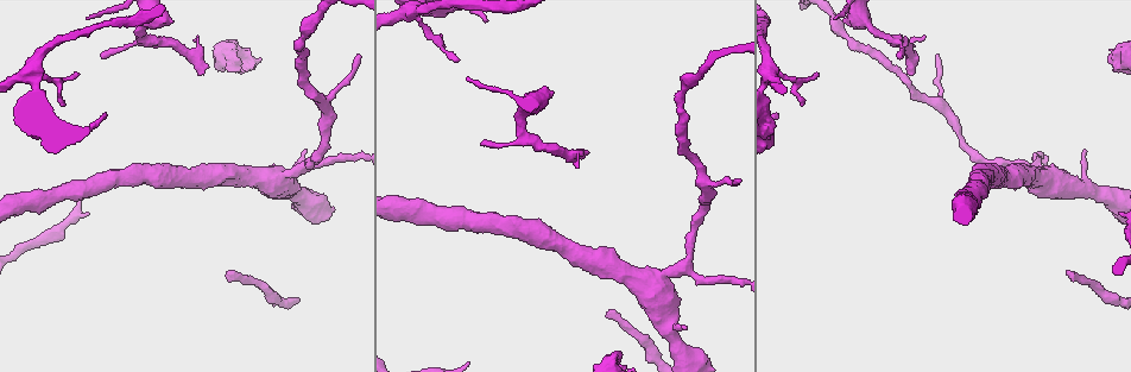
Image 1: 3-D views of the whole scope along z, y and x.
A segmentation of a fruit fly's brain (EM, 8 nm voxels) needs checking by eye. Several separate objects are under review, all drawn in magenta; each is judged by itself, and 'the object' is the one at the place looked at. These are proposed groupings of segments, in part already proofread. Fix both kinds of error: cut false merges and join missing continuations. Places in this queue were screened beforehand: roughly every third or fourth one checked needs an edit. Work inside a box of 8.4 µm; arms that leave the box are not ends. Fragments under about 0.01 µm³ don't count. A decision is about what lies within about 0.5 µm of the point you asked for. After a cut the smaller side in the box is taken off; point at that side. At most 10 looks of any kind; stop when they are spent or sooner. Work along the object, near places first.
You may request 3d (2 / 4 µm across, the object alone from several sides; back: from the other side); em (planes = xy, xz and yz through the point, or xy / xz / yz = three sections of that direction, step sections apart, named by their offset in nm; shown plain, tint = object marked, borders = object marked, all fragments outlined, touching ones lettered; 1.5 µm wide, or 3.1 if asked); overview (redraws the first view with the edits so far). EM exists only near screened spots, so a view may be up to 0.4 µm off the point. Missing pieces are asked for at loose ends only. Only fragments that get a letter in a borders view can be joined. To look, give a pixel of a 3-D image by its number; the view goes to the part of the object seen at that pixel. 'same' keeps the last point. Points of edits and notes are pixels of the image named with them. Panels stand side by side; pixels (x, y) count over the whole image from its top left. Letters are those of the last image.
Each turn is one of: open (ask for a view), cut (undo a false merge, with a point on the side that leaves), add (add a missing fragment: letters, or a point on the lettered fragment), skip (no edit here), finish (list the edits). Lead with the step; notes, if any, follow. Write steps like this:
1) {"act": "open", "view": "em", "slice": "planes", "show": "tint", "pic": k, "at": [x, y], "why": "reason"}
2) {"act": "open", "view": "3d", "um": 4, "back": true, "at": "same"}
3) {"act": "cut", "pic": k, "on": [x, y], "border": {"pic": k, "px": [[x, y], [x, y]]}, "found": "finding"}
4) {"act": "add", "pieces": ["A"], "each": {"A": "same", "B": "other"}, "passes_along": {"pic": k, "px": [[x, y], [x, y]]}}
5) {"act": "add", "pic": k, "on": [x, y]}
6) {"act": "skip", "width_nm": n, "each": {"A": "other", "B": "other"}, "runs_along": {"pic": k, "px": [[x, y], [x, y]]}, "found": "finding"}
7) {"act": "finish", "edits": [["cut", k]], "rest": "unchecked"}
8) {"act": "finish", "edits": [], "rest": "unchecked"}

{"act": "open", "view": "3d", "um": 2, "back": true, "pic": 1, "at": [200, 74], "why": "an open end"}

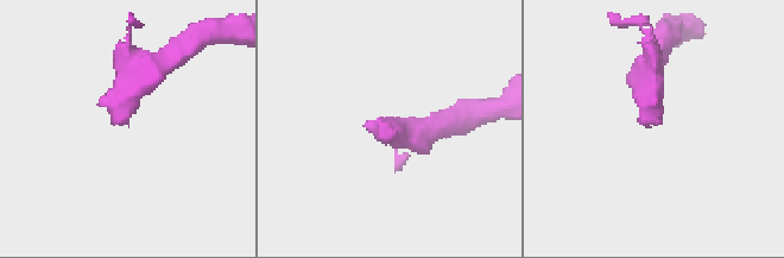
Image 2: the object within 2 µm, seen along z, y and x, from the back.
{"act": "open", "view": "em", "slice": "planes", "show": "borders", "pic": 2, "at": [375, 124]}

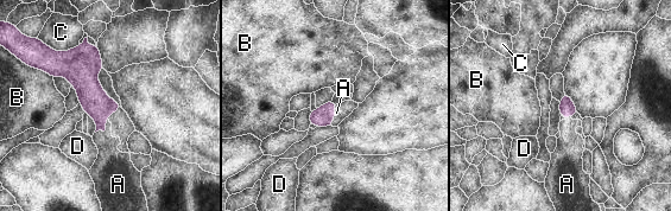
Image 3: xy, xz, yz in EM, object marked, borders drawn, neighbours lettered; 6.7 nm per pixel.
{"act": "add", "pieces": ["A"], "width_nm": 110, "each": {"A": "same", "B": "other", "C": "other", "D": "other"}, "found": "the cell continues"}

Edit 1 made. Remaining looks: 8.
{"act": "open", "view": "overview", "why": "redraw"}

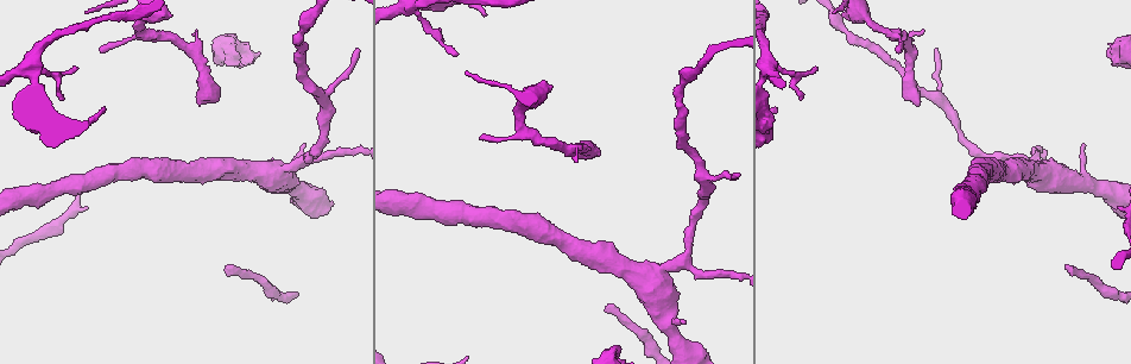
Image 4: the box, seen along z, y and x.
{"act": "open", "view": "em", "slice": "xz", "step": 4, "show": "tint", "pic": 4, "at": [78, 68], "why": "thin end"}

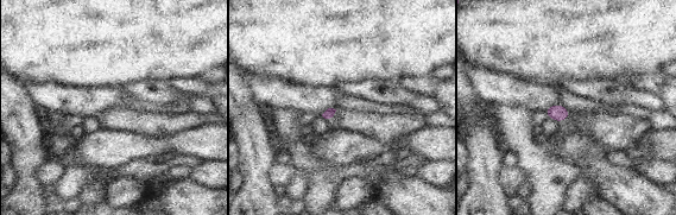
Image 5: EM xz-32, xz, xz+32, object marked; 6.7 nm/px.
{"act": "open", "view": "em", "slice": "planes", "show": "borders", "at": "same", "why": "cut it another way"}

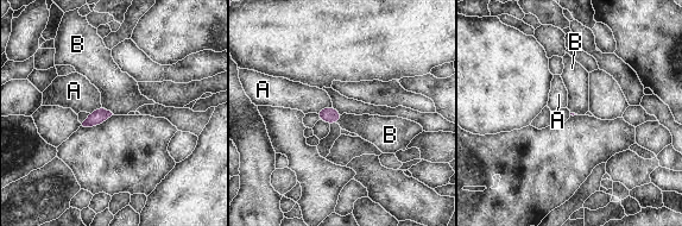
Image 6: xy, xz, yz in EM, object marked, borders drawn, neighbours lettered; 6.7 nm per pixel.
{"act": "skip", "each": {"A": "other", "B": "other"}, "border": {"pic": 6, "px": [[102, 106], [114, 114]]}, "found": "no lettered fragment goes on from it"}

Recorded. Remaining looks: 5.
{"act": "open", "view": "em", "slice": "planes", "show": "borders", "pic": 4, "at": [227, 266], "why": "branch stops here"}

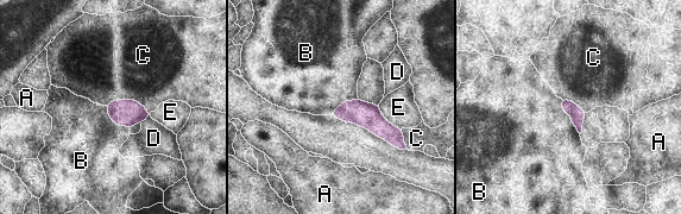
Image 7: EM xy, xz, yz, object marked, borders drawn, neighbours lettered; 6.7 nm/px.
{"act": "add", "pieces": ["B"], "width_nm": 100, "each": {"A": "other", "B": "same", "C": "other", "D": "other", "E": "other"}, "passes_along": {"pic": 7, "px": [[577, 114], [569, 114], [541, 138]]}, "found": "the cell continues"}

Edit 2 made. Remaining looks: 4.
{"act": "open", "view": "em", "slice": "xy", "step": 8, "show": "borders", "pic": 4, "at": [661, 270], "why": "arms part here"}

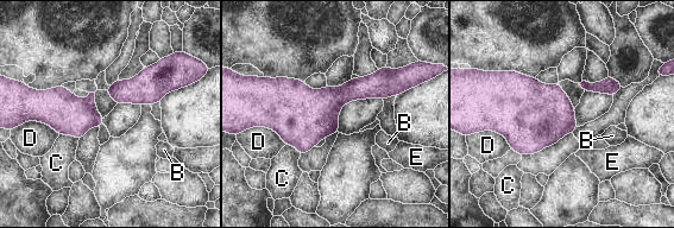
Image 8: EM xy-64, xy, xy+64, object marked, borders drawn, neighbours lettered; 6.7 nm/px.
{"act": "skip", "longest_contact_nm": ["D", 240], "each": {"B": "other", "C": "other", "D": "other", "E": "other"}, "border": {"pic": 8, "px": [[60, 134], [71, 134], [79, 139]]}, "found": "all the same cell"}

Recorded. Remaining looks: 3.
{"act": "finish", "edits": [["add", 3], ["add", 7]], "rest": "unchecked"}

